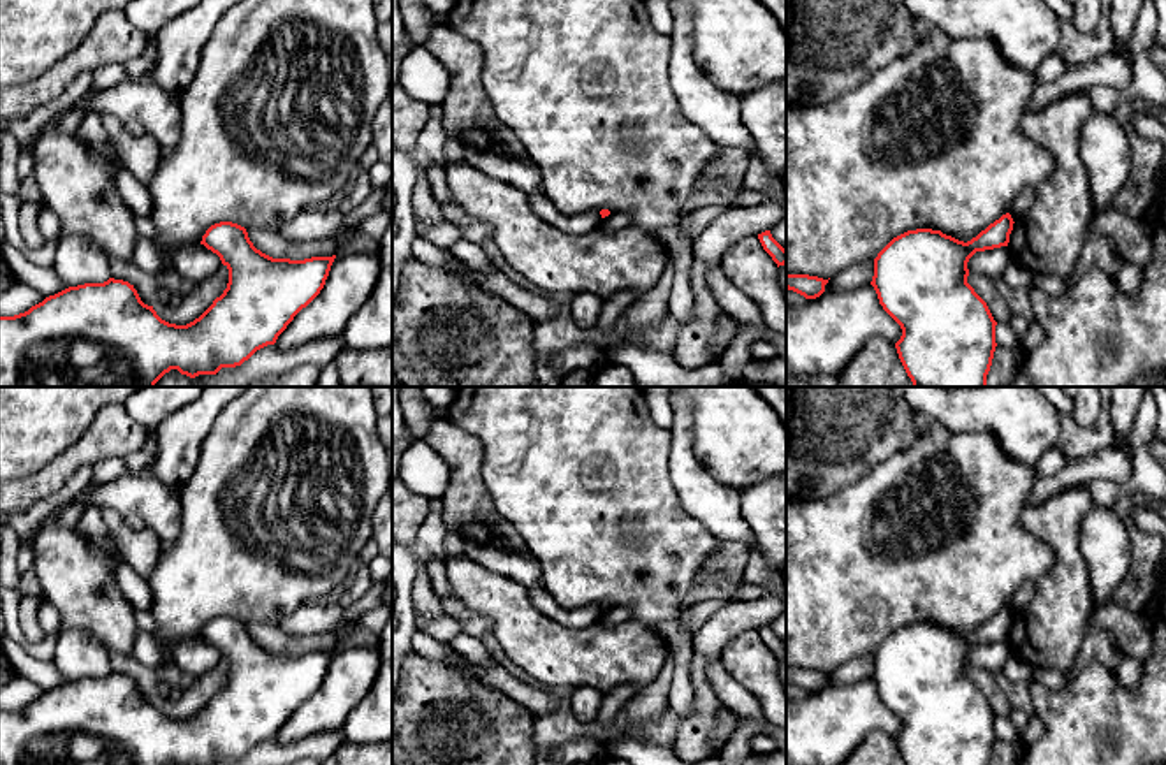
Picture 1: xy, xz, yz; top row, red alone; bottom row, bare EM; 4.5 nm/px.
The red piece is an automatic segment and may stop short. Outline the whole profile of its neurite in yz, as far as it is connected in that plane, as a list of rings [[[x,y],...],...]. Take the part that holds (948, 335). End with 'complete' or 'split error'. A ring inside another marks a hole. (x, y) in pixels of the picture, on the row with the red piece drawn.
[[[1006,213],[967,243],[941,230],[907,230],[893,237],[874,259],[871,285],[883,310],[902,329],[895,348],[913,387],[987,387],[997,346],[997,322],[967,283],[967,262],[976,251],[1008,246],[1013,223]]] | complete

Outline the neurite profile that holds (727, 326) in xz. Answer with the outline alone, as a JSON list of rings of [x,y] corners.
[[[723,311],[718,318],[716,331],[709,343],[711,357],[714,359],[721,357],[723,352],[732,343],[732,339],[735,338],[737,331],[739,331],[739,322]]]

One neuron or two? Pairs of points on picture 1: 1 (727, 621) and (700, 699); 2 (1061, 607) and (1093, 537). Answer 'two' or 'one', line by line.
1: one
2: two

